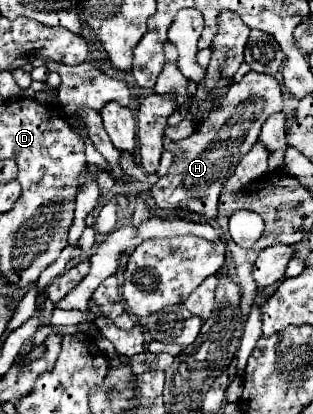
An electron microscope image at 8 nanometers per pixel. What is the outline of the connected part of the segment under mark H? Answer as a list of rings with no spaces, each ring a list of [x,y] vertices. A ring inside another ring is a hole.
[[[251,71],[243,81],[233,83],[225,99],[221,99],[221,107],[217,107],[217,111],[213,111],[191,137],[185,141],[163,139],[163,147],[173,153],[175,161],[169,167],[169,173],[151,187],[155,207],[169,211],[187,209],[191,213],[207,215],[209,221],[217,219],[217,201],[223,191],[221,183],[225,181],[225,175],[229,175],[229,171],[233,171],[243,155],[257,143],[263,123],[279,111],[283,111],[283,99],[275,77]]]

